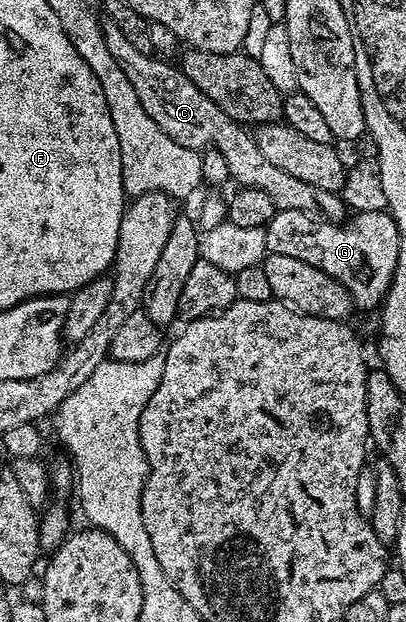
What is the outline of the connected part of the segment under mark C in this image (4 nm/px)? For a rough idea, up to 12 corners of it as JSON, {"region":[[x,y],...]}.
{"region":[[109,20],[104,44],[144,112],[189,150],[218,150],[239,187],[275,211],[340,222],[341,193],[304,184],[260,152],[173,61]]}

